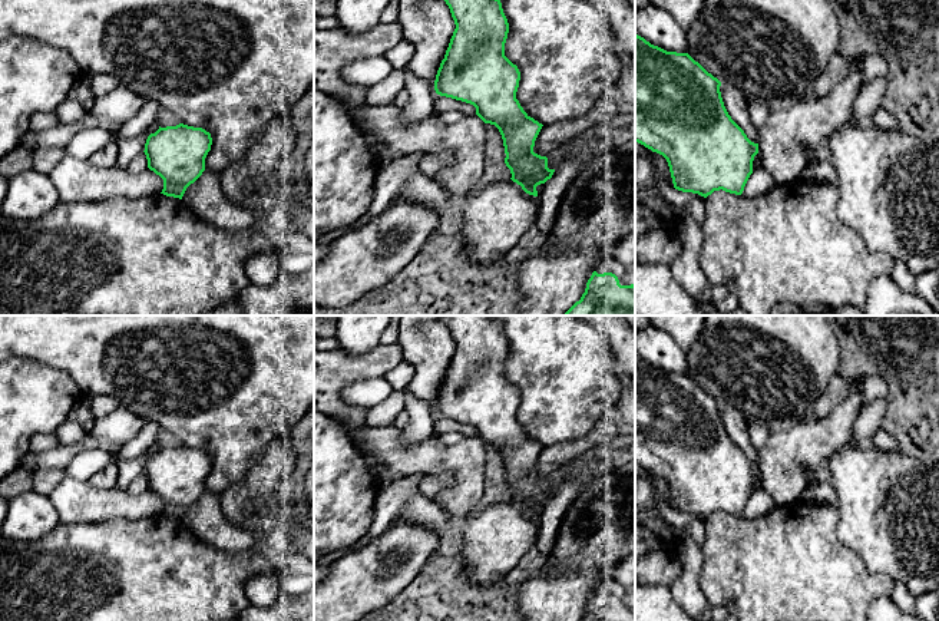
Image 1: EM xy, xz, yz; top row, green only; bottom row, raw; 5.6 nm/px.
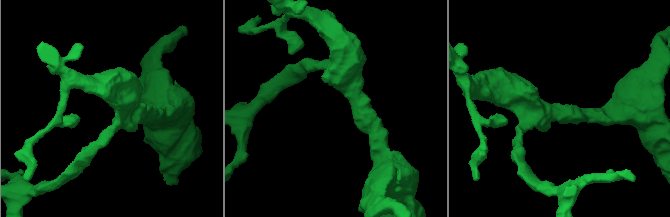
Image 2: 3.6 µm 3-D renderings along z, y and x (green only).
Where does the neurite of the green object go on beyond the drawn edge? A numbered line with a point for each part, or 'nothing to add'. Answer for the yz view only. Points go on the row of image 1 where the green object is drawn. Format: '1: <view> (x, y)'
nothing to add

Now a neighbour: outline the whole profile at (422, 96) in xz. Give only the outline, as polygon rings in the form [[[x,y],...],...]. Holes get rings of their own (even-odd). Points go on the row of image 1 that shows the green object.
[[[404,69],[404,89],[409,92],[410,100],[400,108],[401,119],[407,125],[417,123],[429,118],[433,112],[436,92],[426,79],[421,79]]]

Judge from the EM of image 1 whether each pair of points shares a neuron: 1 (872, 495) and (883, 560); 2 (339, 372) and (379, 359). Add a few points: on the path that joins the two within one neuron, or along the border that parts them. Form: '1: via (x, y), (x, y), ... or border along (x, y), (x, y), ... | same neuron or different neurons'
1: via (872, 511), (873, 534), (883, 544) | same neuron
2: via (349, 367), (369, 366) | same neuron

